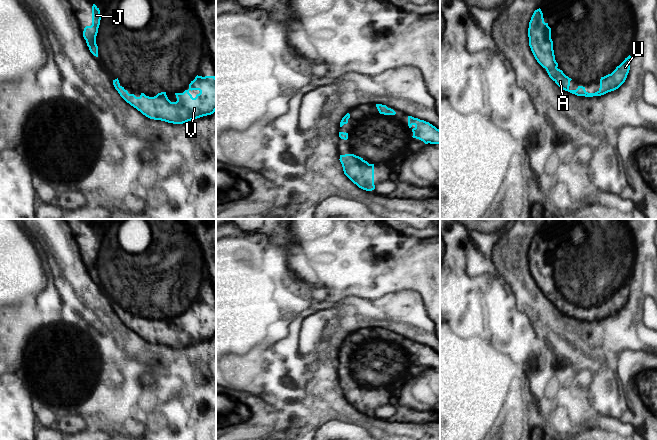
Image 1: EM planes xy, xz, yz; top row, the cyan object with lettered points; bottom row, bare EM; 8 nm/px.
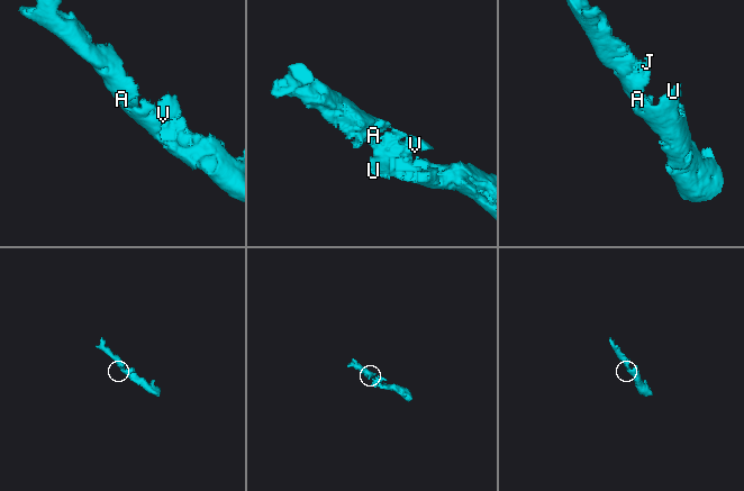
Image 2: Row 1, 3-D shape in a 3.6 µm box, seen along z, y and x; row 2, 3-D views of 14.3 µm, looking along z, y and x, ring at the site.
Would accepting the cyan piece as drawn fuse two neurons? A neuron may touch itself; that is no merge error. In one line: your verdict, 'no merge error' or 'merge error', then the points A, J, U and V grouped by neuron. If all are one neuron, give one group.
no merge error; groups A J U V

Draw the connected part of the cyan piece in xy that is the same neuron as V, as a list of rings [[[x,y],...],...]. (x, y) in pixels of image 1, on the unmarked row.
[[[196,300],[183,317],[175,317],[177,325],[171,326],[166,316],[154,321],[141,317],[139,321],[129,318],[119,307],[118,302],[113,309],[120,320],[131,330],[150,343],[161,344],[173,348],[211,339],[216,335],[216,301]]]

